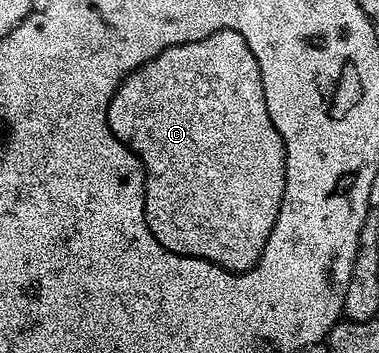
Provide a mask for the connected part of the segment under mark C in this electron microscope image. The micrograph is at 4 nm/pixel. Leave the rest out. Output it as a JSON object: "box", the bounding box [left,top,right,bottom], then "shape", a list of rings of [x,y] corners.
{"box":[112,35,288,279],"shape":[[[216,35],[216,39],[208,39],[208,43],[192,43],[192,47],[176,47],[176,51],[168,51],[168,55],[160,55],[152,67],[144,67],[140,75],[132,75],[132,79],[120,87],[120,95],[116,95],[116,103],[112,103],[112,127],[116,127],[116,135],[128,139],[132,147],[156,147],[156,167],[148,167],[148,187],[160,187],[160,191],[152,191],[148,215],[156,219],[156,211],[160,211],[164,223],[168,223],[168,215],[180,215],[176,223],[184,223],[184,255],[200,255],[208,267],[216,267],[216,271],[224,271],[224,275],[232,275],[232,279],[252,275],[252,271],[264,263],[268,243],[272,243],[272,231],[276,231],[280,211],[284,211],[284,195],[288,195],[288,139],[284,139],[284,131],[272,123],[272,111],[268,111],[260,87],[256,87],[256,59],[248,55],[248,47],[244,47],[240,39]]]}

